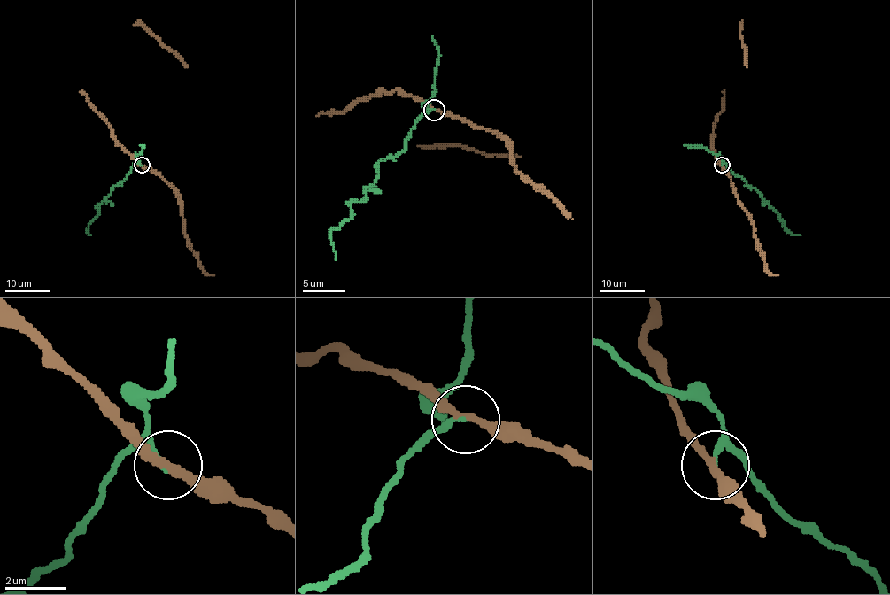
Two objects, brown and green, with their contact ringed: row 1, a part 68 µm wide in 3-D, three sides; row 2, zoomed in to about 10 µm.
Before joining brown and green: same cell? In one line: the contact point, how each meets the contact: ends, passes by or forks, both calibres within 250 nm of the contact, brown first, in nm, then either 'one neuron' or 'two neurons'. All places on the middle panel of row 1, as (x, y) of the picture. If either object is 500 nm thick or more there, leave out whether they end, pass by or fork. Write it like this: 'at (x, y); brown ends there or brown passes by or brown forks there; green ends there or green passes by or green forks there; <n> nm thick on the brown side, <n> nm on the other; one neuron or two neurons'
at (434, 110); brown passes by; green ends there; 240 nm thick on the brown side, 190 nm on the other; two neurons

